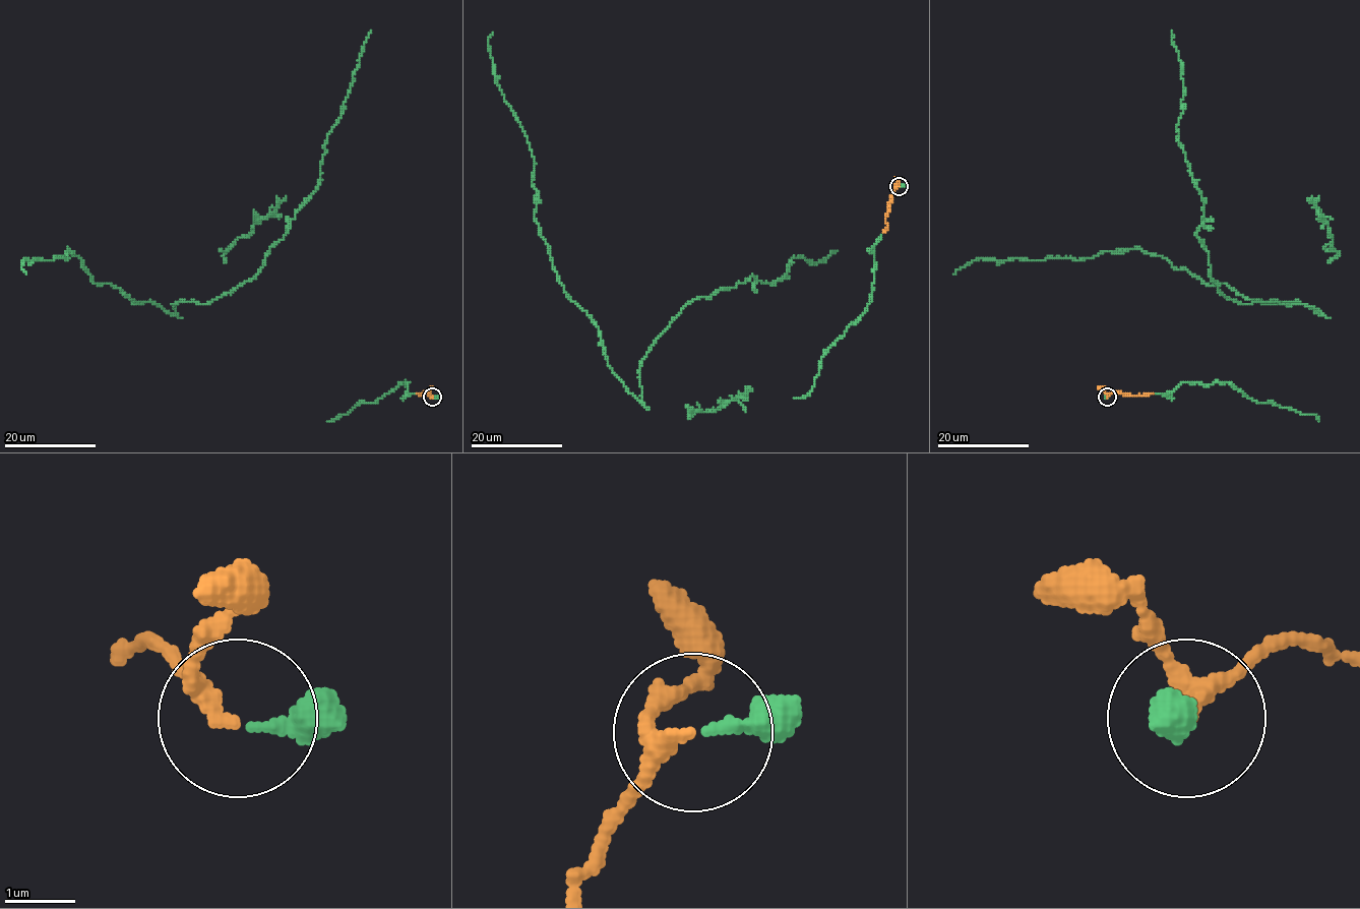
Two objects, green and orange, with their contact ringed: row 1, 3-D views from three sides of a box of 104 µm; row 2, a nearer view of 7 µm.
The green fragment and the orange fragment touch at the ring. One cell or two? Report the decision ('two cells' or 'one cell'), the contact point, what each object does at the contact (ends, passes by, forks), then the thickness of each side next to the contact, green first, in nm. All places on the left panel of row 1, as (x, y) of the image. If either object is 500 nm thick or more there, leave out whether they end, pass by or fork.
one cell; place (432, 397); green ends; orange passes by; calibres 240 and 190 nm

